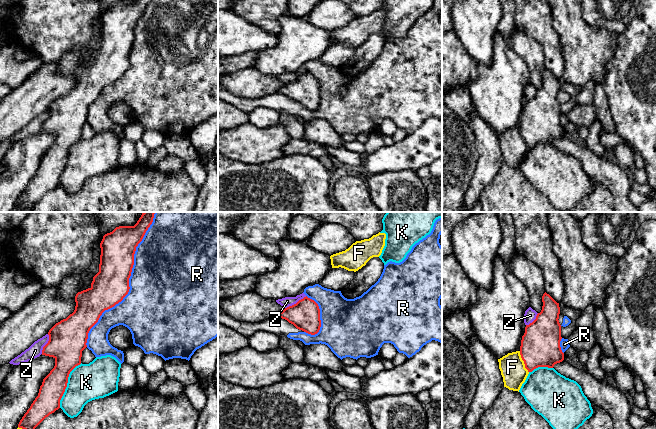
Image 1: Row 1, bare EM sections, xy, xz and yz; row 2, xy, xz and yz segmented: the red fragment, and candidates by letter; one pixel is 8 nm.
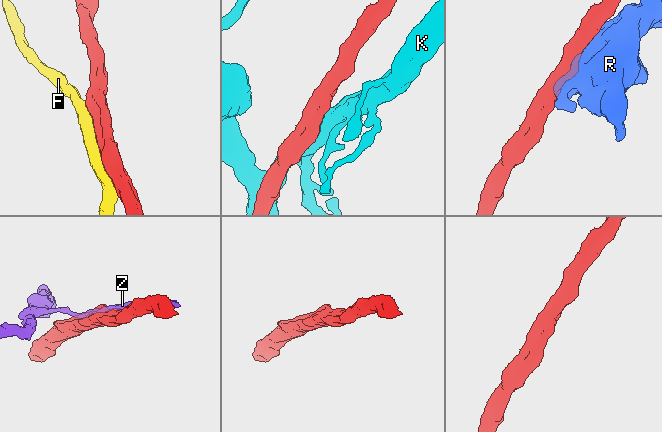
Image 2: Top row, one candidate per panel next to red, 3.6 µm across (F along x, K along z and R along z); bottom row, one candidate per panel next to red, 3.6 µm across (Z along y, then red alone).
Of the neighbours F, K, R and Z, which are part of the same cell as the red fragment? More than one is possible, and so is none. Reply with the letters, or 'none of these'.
none of these

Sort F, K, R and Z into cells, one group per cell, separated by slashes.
F / K / R / Z

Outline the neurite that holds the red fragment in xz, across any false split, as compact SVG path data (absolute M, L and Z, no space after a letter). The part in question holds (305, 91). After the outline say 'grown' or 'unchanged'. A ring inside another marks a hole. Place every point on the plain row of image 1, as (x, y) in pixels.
M307 72L296 80L285 84L278 93L311 111L317 110L321 103L319 82Z | unchanged

